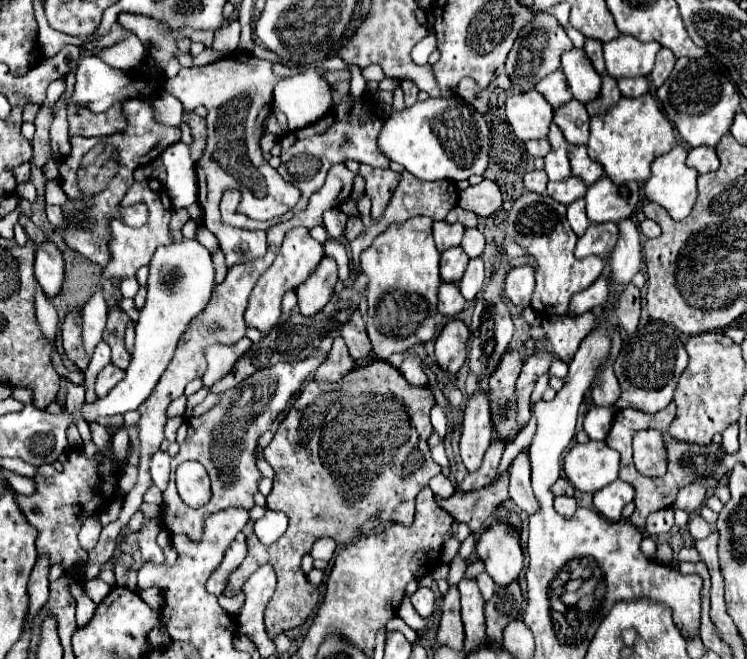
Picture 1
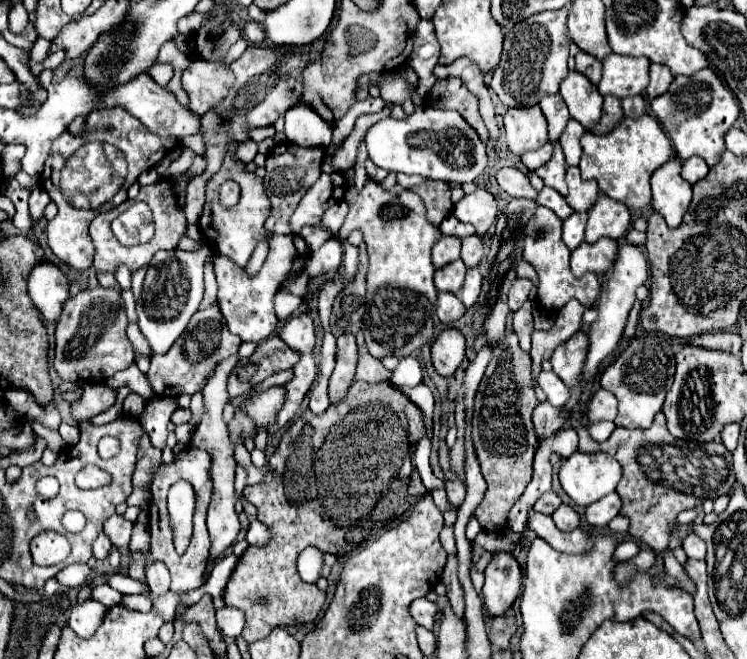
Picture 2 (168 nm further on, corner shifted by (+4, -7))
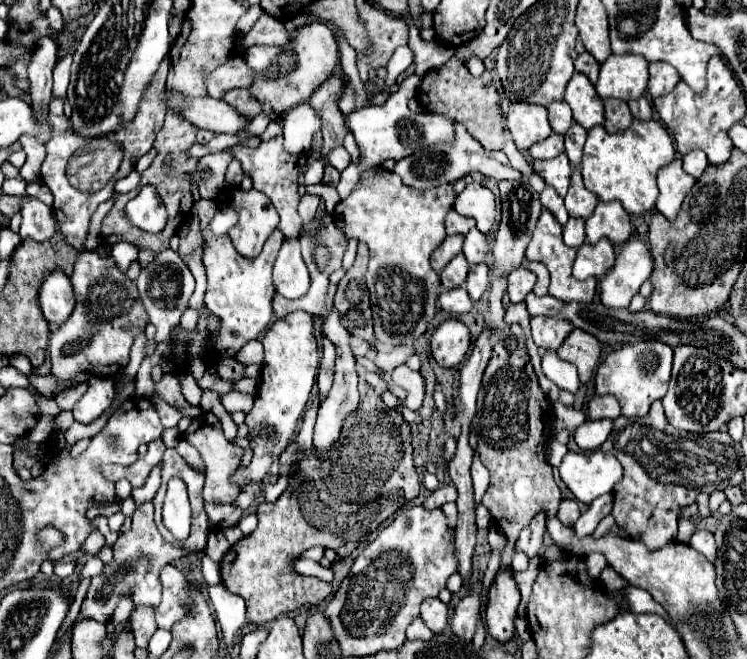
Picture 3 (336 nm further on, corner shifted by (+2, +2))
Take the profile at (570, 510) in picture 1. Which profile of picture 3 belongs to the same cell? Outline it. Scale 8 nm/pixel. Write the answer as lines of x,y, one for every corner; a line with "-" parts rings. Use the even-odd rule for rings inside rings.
561,500
559,504
559,512
557,512
557,518
565,524
565,526
573,526
579,518
579,506
575,500

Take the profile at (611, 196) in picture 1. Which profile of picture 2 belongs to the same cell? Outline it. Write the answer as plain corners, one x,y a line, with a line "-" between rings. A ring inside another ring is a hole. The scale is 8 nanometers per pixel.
601,195
597,203
589,209
585,241
595,243
601,237
621,239
629,231
629,225
631,225
629,209
619,201

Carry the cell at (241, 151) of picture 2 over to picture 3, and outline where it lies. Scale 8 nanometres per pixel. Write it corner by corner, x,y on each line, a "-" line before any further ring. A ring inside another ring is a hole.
225,148
217,154
207,154
197,162
193,180
199,186
201,198
215,198
223,190
223,186
225,186
223,174
227,172
227,166
231,160
233,160
231,150

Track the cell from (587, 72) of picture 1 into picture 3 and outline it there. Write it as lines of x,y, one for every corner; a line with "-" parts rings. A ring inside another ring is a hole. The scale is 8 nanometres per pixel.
579,72
573,74
565,90
565,102
573,110
573,120
585,130
603,124
603,100
587,76
579,76

